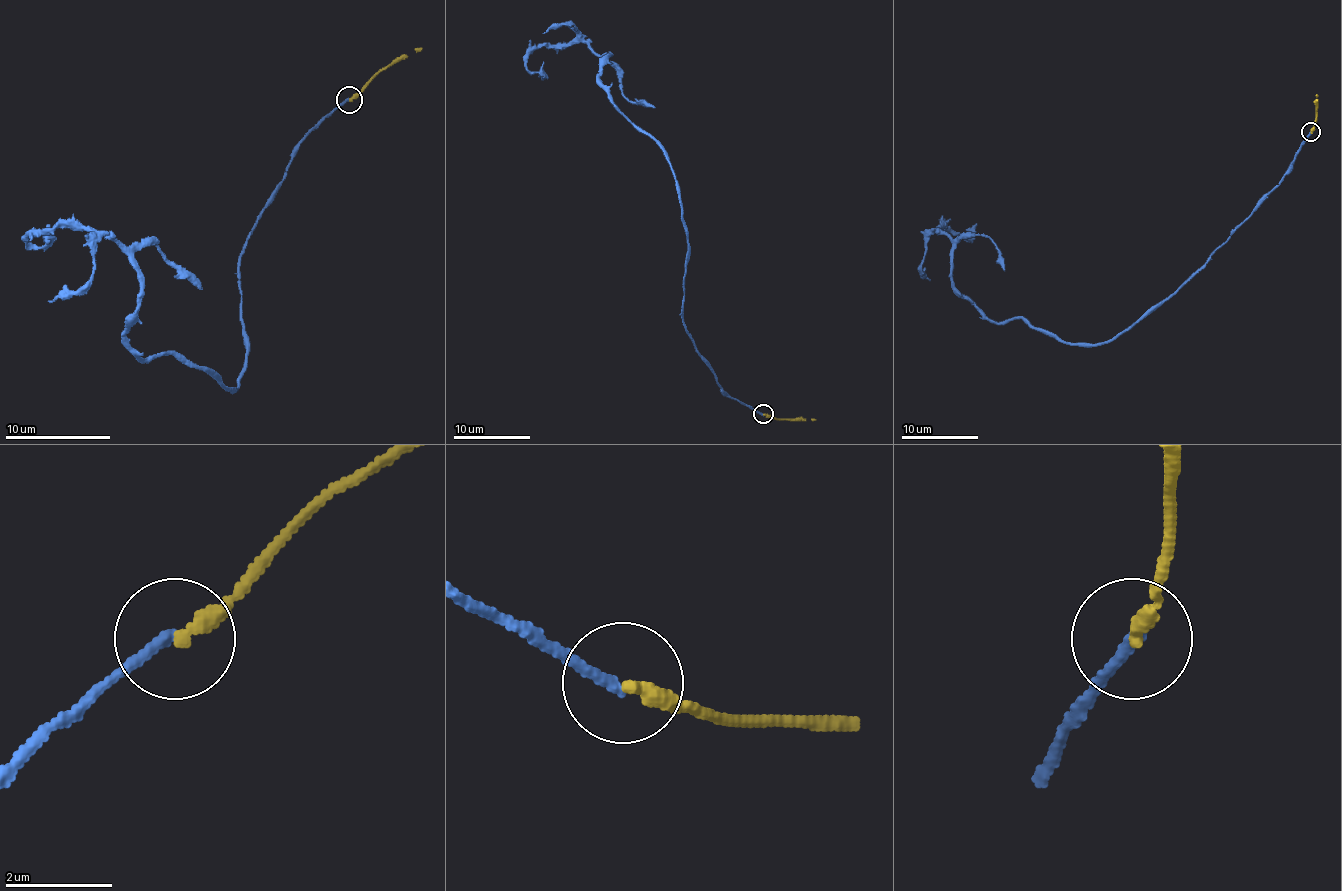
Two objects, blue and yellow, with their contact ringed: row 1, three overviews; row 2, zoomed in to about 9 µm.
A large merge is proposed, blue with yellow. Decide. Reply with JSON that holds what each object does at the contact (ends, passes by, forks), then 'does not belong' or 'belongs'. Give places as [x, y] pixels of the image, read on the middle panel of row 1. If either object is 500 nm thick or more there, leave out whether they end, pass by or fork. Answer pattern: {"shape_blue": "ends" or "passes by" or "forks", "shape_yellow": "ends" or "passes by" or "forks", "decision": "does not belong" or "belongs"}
{"shape_blue": "ends", "shape_yellow": "ends", "decision": "does not belong"}

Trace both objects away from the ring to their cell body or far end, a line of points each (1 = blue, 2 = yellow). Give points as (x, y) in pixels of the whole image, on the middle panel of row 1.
1: (763, 413), (718, 384), (682, 317), (678, 180), (599, 78), (610, 55), (539, 45), (525, 66), (541, 78)
2: (763, 413), (786, 419), (816, 419)

